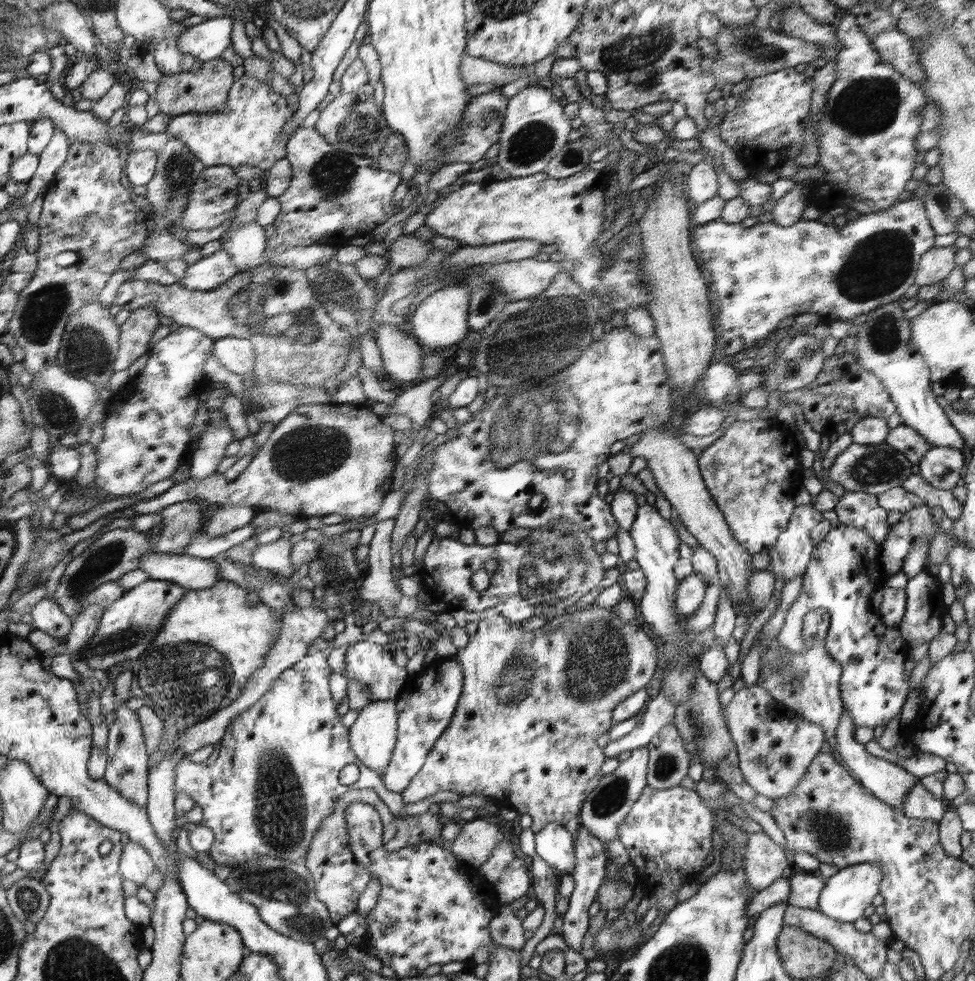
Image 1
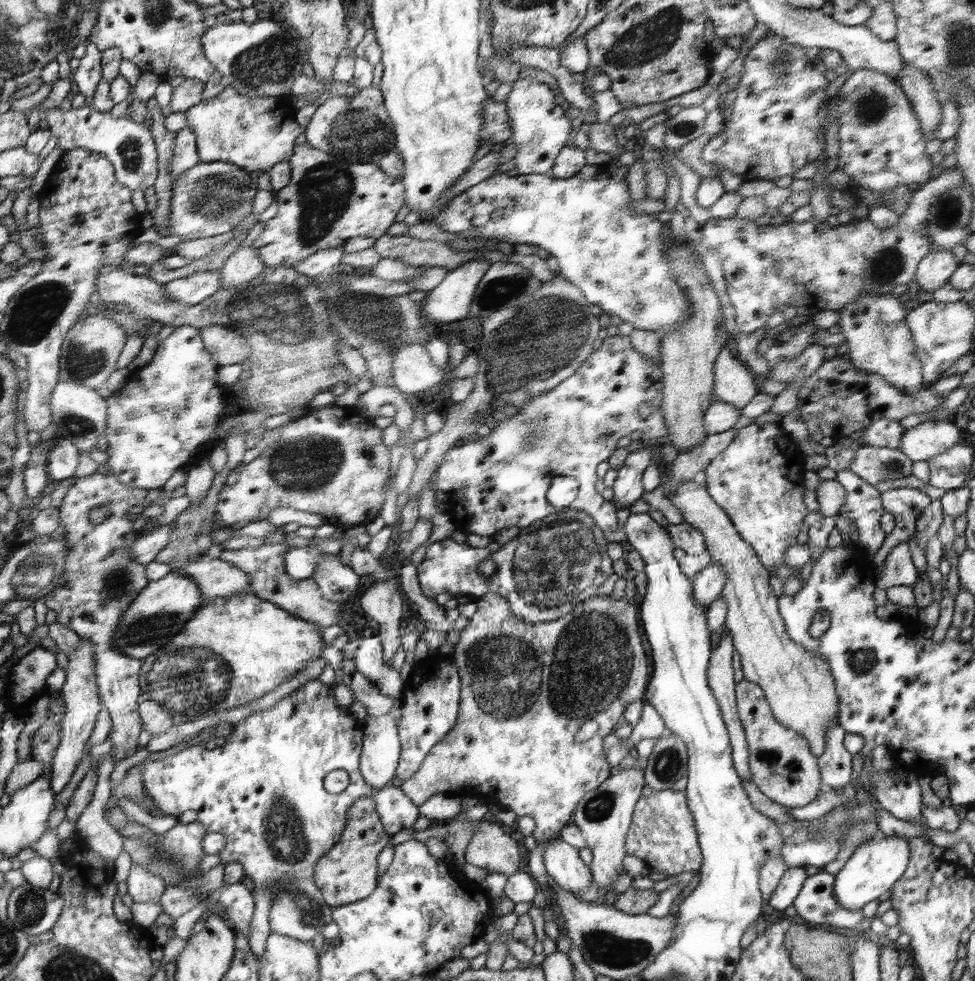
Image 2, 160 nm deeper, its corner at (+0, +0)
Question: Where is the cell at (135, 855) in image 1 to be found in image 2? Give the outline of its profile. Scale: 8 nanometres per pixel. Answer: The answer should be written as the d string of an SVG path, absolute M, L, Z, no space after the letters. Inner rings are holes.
M132 864L130 874L126 880L128 893L134 903L160 903L166 892L166 882L162 877L148 873L142 865Z

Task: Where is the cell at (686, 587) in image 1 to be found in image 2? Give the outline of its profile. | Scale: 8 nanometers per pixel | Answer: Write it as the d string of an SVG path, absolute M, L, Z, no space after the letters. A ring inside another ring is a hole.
M716 561L703 568L692 580L697 603L709 605L718 600L726 586L726 579L725 570Z

